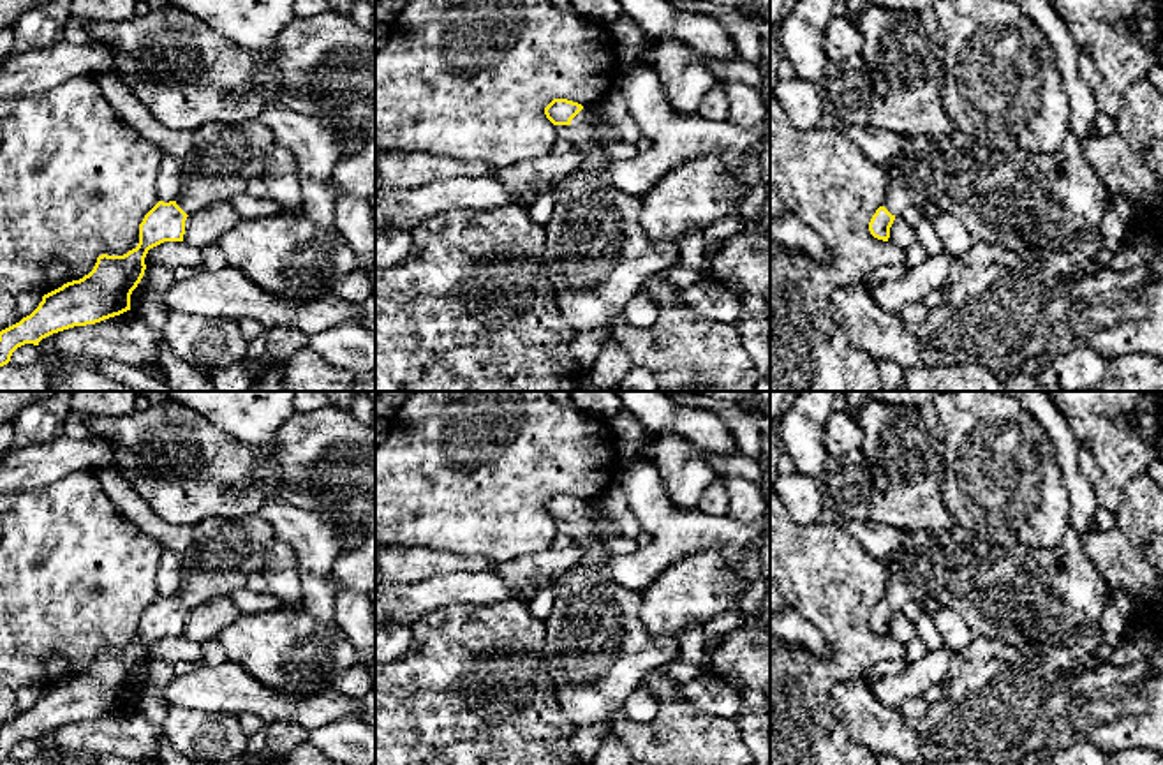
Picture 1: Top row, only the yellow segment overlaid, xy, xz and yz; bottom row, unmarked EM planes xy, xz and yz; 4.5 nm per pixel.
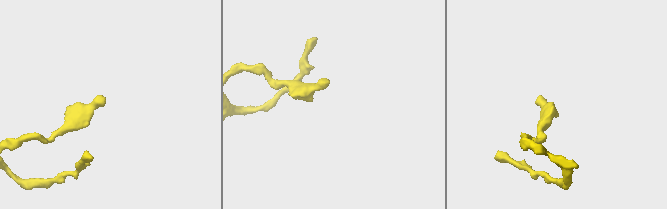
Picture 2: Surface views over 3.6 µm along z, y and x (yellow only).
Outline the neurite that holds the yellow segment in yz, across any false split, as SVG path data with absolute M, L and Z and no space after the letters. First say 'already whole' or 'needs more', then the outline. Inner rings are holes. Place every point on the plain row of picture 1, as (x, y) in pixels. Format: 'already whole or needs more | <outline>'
needs more | M1070 525L1054 550L1024 543L992 546L967 527L904 531L900 548L886 555L888 582L883 599L869 617L874 633L888 636L890 622L904 603L920 606L936 599L957 612L974 636L1020 645L1059 643L1077 629L1096 624L1112 589L1082 550L1080 534Z

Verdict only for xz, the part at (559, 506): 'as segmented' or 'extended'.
extended

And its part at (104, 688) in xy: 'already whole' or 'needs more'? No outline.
needs more

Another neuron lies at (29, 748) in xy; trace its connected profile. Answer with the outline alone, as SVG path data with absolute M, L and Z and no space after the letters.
M25 739L18 742L11 751L11 758L14 760L28 760L28 758L35 758L41 754L42 754L42 747L39 740L33 740L33 739Z

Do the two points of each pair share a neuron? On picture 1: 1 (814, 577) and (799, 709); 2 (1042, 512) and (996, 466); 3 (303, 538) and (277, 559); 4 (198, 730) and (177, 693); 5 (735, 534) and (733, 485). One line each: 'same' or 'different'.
1: same
2: same
3: different
4: different
5: different

